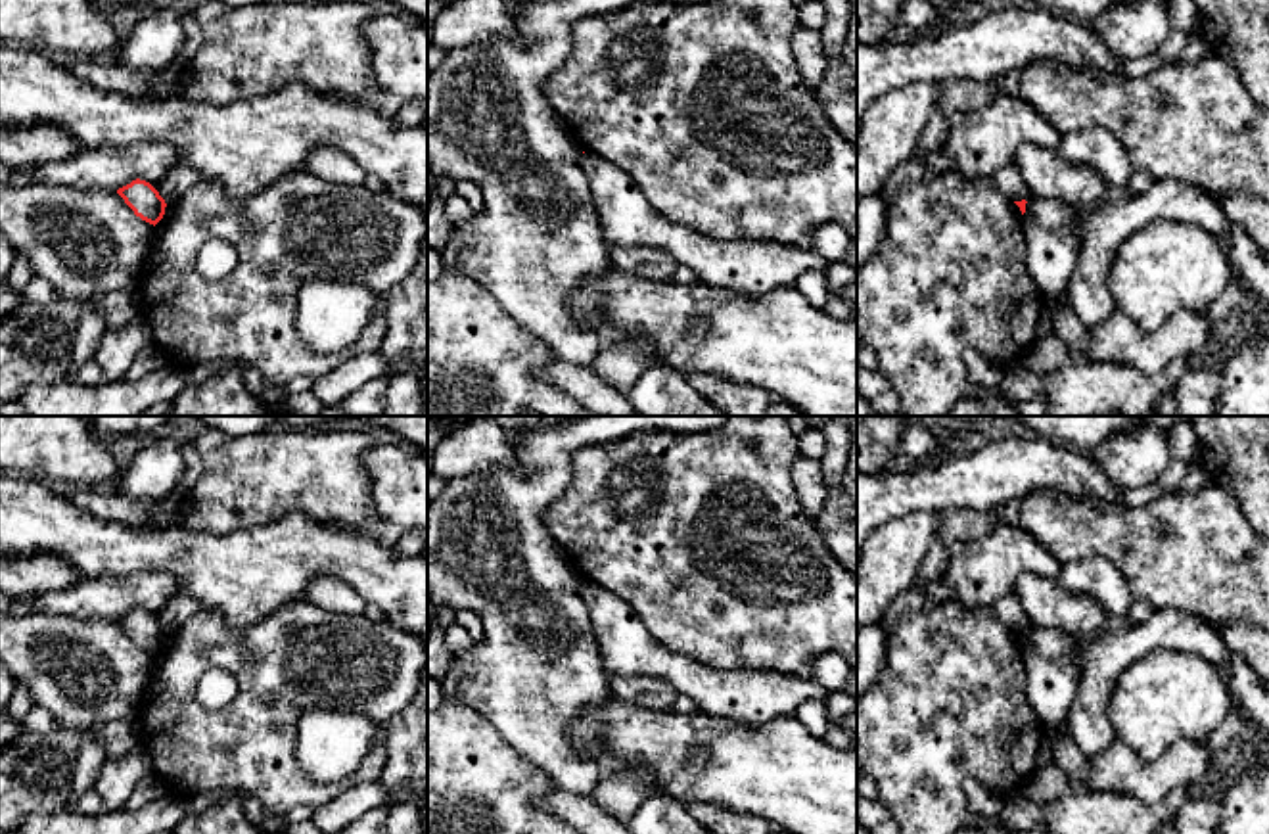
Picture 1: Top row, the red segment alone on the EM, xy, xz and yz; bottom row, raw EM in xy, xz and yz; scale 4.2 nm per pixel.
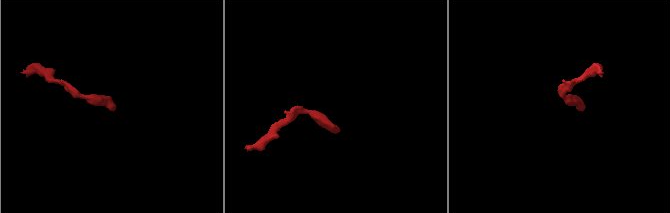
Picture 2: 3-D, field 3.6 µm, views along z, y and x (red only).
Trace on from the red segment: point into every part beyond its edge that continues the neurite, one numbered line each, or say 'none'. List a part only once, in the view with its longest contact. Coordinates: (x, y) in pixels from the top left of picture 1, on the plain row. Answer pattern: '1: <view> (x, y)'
none

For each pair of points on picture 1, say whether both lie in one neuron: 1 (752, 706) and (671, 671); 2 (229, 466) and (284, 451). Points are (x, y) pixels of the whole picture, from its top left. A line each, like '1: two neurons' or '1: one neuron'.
1: one neuron
2: one neuron

